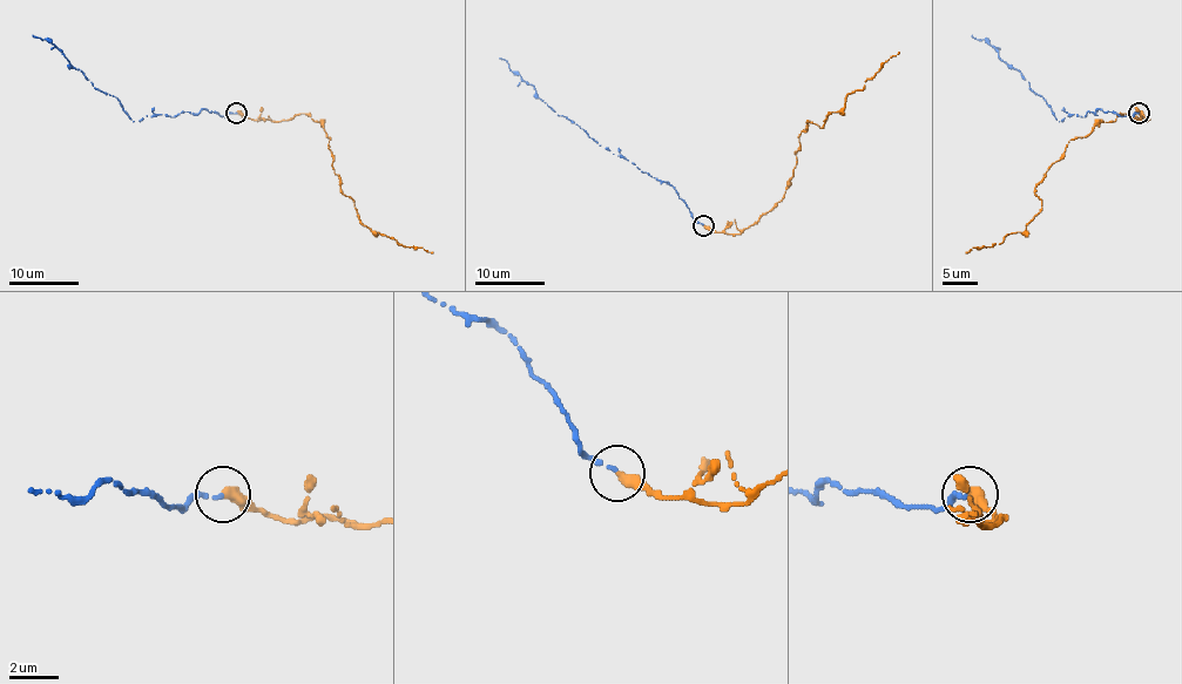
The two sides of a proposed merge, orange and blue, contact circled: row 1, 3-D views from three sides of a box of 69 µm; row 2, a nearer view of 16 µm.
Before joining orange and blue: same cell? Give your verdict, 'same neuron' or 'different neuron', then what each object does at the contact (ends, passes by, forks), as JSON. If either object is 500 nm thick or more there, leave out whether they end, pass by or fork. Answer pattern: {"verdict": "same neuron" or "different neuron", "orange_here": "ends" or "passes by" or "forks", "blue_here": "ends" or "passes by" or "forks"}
{"verdict": "same neuron", "orange_here": "ends", "blue_here": "ends"}

